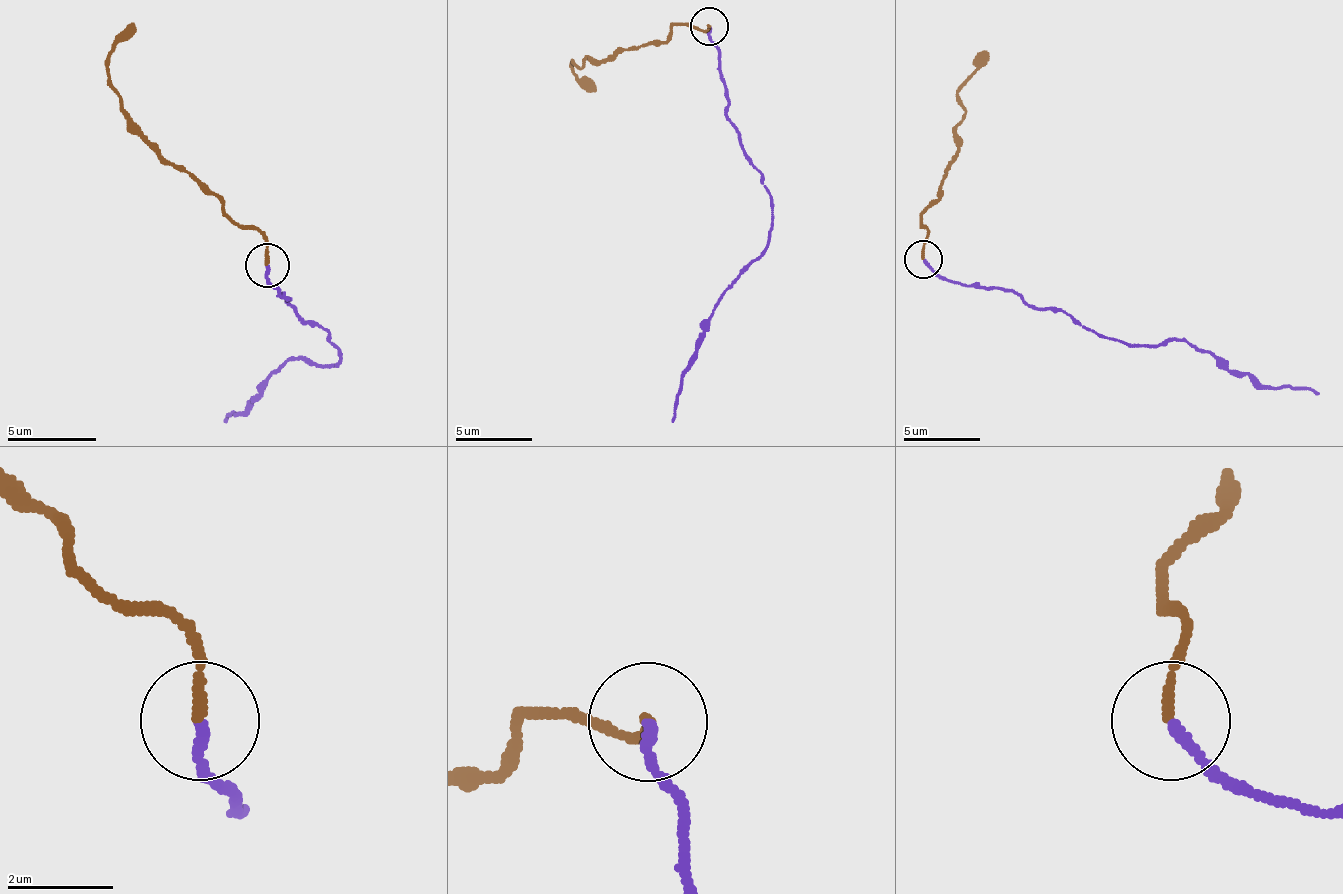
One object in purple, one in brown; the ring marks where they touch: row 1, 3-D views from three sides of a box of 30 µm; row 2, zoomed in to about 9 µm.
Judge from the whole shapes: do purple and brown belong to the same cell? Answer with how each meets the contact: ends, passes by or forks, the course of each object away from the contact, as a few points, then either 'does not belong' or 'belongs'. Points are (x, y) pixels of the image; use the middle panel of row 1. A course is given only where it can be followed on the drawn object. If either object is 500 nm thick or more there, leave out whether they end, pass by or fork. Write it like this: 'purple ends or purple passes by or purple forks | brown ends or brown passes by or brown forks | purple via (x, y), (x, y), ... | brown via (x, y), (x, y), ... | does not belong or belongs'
purple ends | brown ends | purple via (708, 27), (719, 50), (727, 115), (769, 192), (773, 223), (765, 249), (727, 291), (689, 364), (673, 422) | brown via (708, 27), (704, 31), (677, 23), (662, 43), (574, 62), (574, 73), (593, 92) | does not belong

